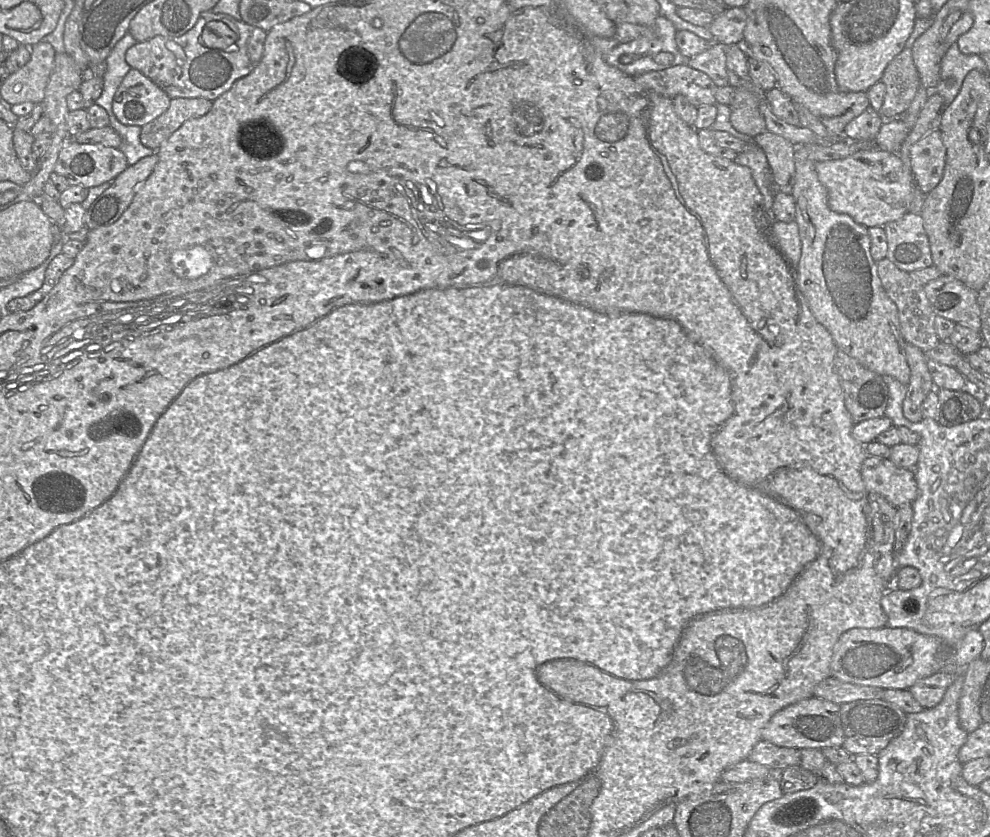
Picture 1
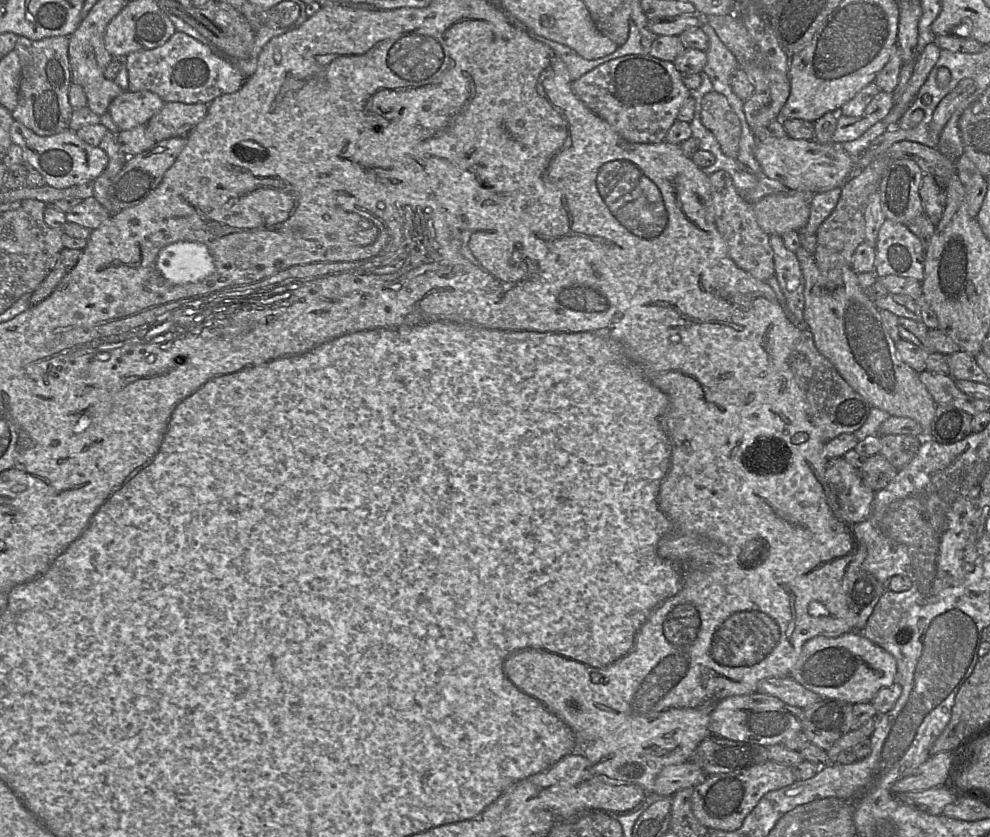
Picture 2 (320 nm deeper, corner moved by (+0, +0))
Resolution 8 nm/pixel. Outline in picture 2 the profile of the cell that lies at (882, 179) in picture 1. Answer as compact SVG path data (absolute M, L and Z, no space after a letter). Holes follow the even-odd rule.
M786 135L782 138L768 138L757 141L753 149L754 157L759 163L762 172L769 178L779 181L789 190L809 191L814 194L823 193L843 184L855 173L855 158L849 155L841 144L821 144L814 140L793 139Z

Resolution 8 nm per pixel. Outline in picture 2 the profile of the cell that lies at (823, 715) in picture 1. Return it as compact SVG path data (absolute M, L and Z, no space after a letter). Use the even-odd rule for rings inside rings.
M755 692L719 701L711 712L709 729L714 736L769 747L783 744L802 731L804 719L804 709L788 705L775 696Z

